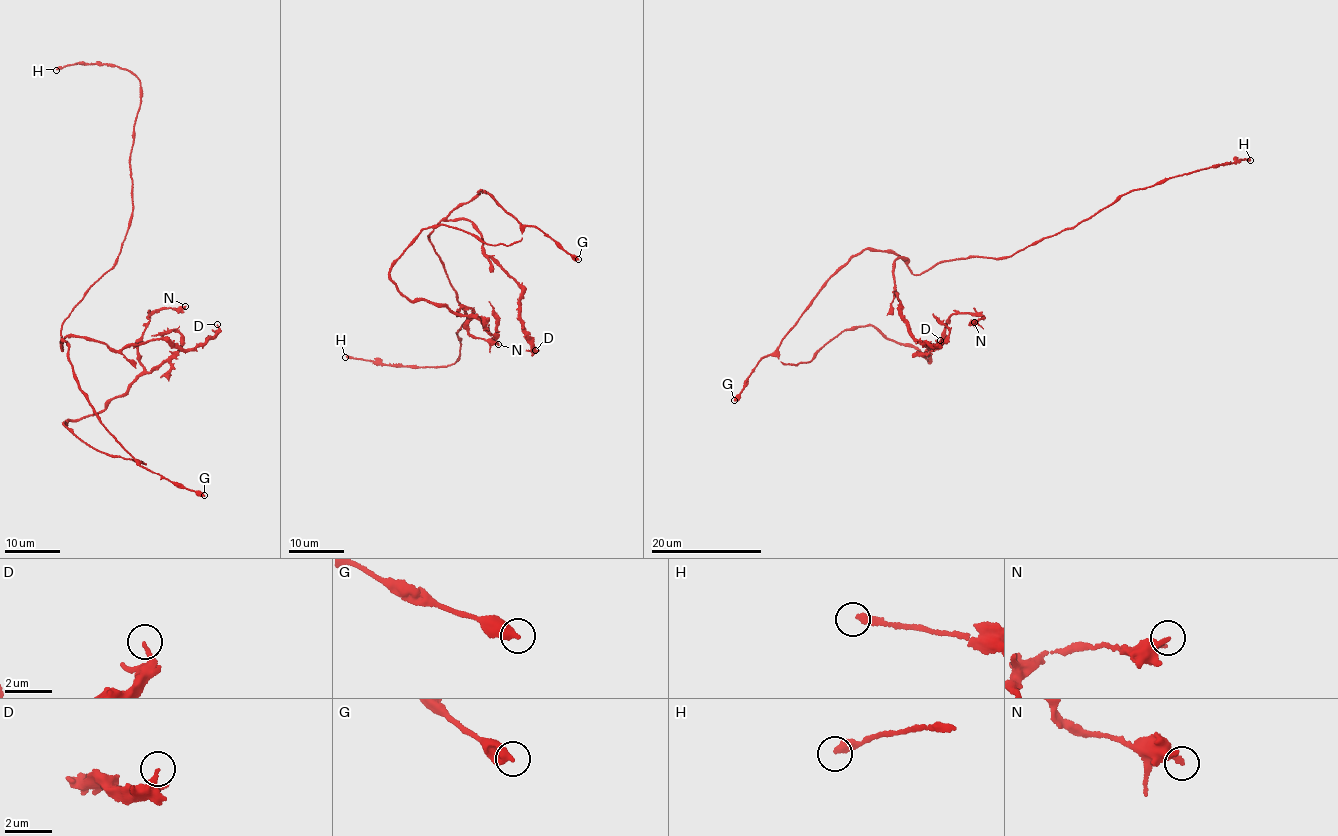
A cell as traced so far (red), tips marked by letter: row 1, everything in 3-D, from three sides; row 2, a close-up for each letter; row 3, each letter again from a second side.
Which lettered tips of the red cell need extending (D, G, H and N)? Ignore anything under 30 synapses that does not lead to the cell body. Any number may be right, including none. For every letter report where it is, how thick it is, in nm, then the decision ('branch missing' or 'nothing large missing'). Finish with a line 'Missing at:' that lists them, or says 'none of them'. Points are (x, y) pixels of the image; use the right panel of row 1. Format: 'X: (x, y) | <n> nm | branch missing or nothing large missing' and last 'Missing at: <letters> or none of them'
D: (940, 340) | 180 nm | nothing large missing
G: (734, 400) | 360 nm | nothing large missing
H: (1250, 160) | 320 nm | branch missing
N: (974, 322) | 280 nm | nothing large missing
Missing at: H

